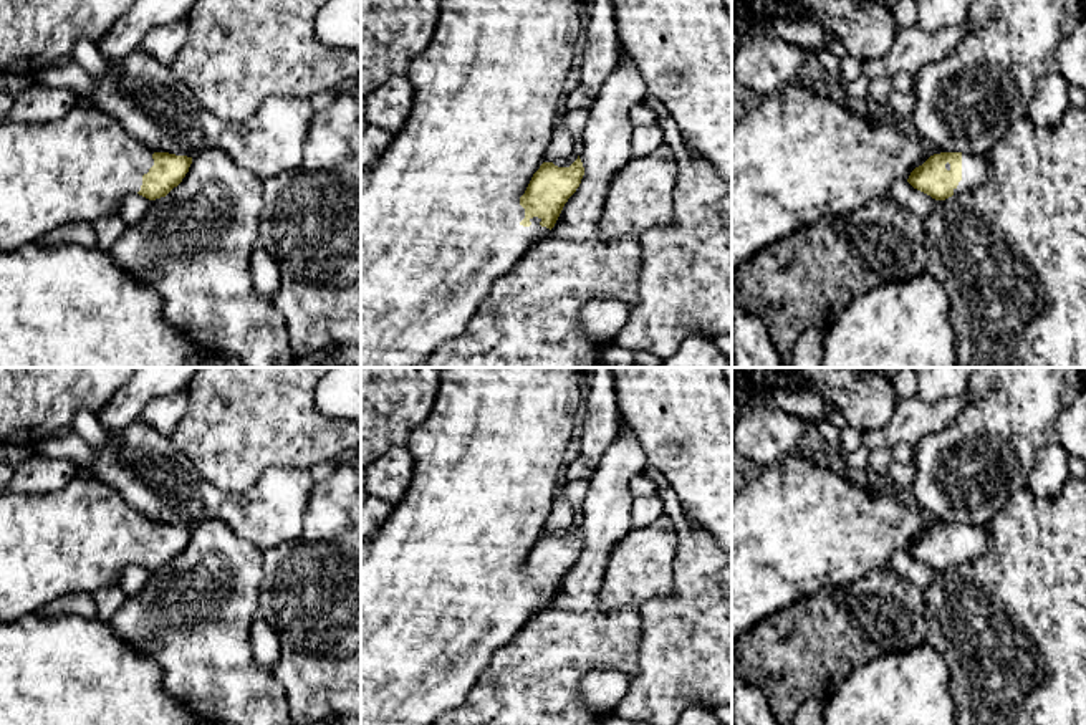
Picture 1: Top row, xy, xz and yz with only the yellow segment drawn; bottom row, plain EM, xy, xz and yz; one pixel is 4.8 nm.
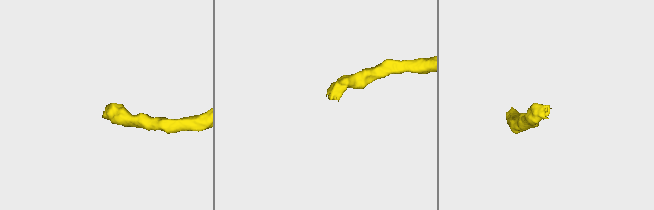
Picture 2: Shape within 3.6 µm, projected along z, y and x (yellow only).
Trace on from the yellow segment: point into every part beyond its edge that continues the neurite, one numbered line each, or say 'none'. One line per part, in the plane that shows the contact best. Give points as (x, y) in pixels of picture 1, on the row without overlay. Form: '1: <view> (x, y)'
1: xz (441, 583)

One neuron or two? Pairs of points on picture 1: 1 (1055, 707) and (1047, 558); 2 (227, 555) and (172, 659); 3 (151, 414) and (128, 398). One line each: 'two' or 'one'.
1: one
2: one
3: two

